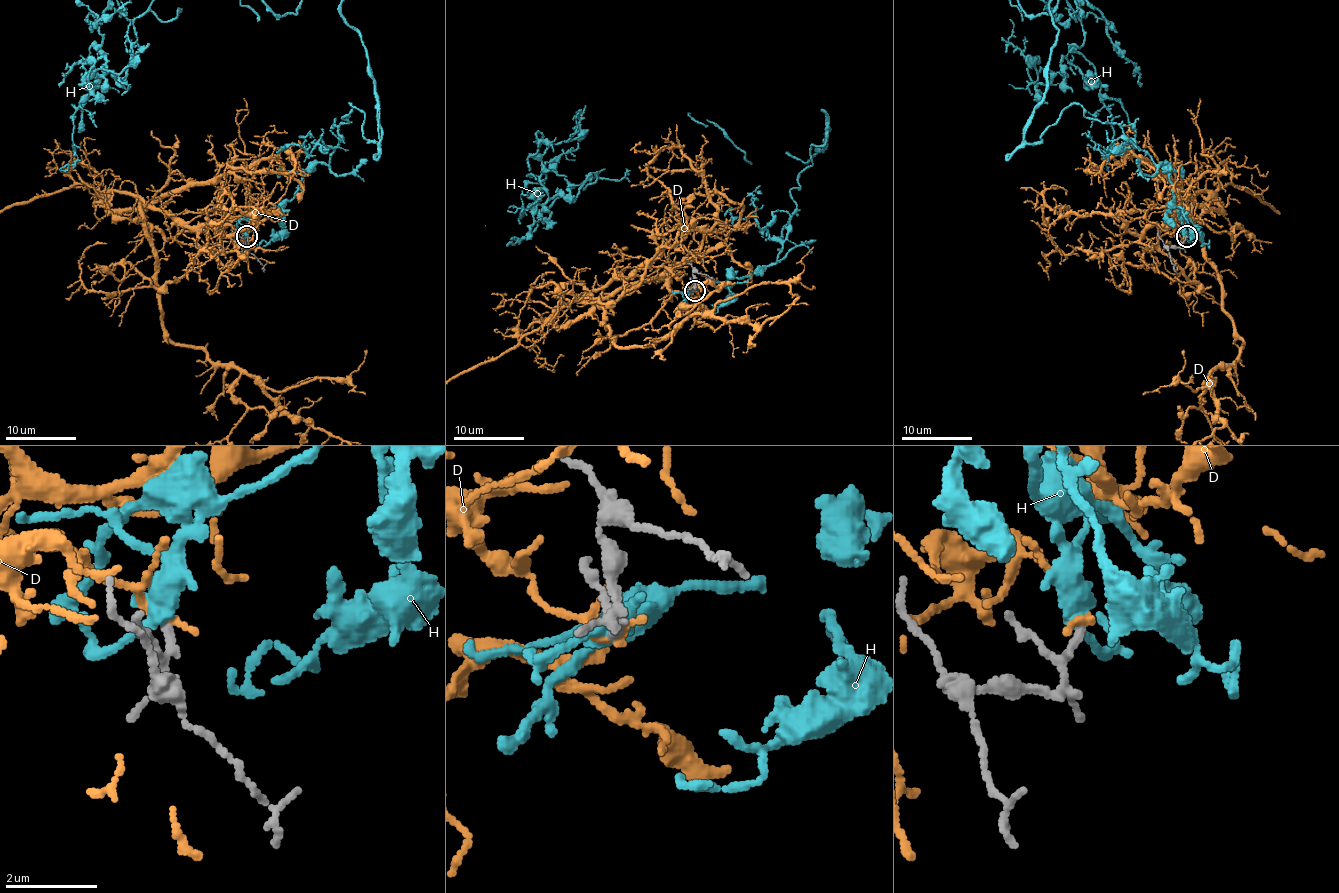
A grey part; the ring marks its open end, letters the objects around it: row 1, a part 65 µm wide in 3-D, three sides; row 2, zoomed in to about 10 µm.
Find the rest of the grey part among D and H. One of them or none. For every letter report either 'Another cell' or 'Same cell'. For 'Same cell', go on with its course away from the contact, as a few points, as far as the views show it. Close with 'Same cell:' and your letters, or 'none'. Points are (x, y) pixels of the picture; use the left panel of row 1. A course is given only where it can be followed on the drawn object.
D: Another cell
H: Another cell
Same cell: none

